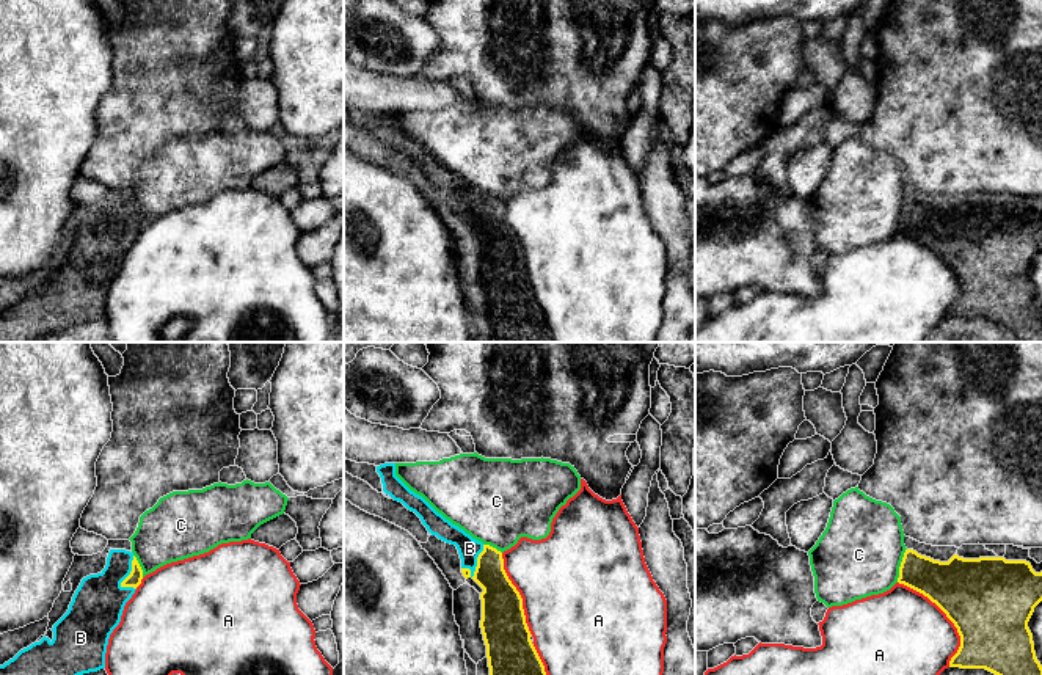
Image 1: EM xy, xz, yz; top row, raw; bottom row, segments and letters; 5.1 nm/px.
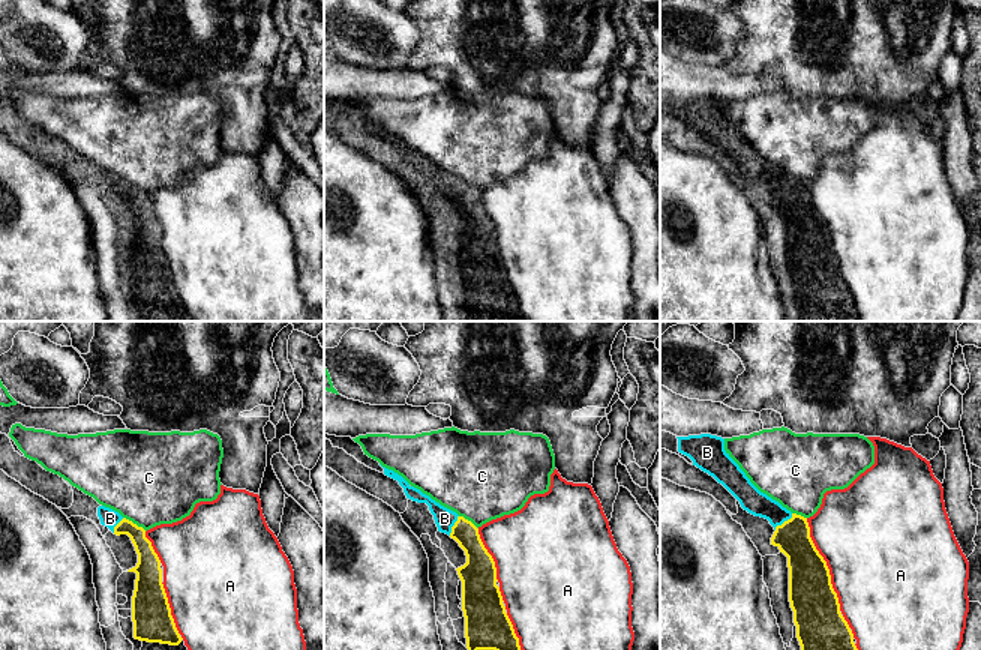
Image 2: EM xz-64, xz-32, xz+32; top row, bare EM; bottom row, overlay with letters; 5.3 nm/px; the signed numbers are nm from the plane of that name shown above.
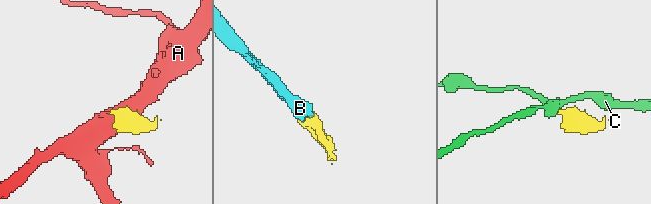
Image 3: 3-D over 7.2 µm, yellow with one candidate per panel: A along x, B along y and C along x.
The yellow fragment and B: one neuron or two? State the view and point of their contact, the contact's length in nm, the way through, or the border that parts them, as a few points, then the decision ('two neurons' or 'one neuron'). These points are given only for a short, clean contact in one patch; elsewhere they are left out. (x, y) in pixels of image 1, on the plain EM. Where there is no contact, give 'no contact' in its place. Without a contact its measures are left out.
contact xz (477, 209); length 180 nm; one neuron

